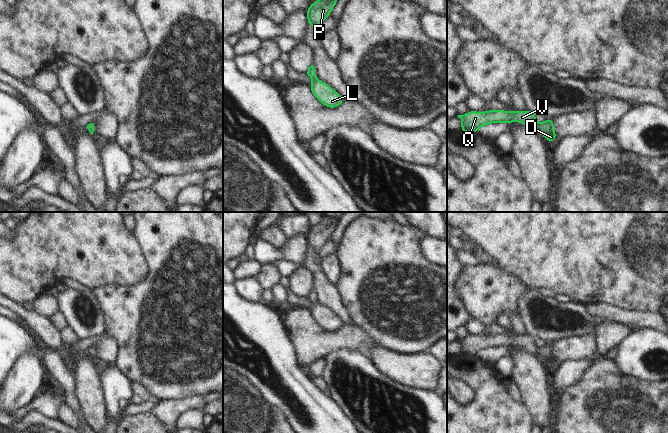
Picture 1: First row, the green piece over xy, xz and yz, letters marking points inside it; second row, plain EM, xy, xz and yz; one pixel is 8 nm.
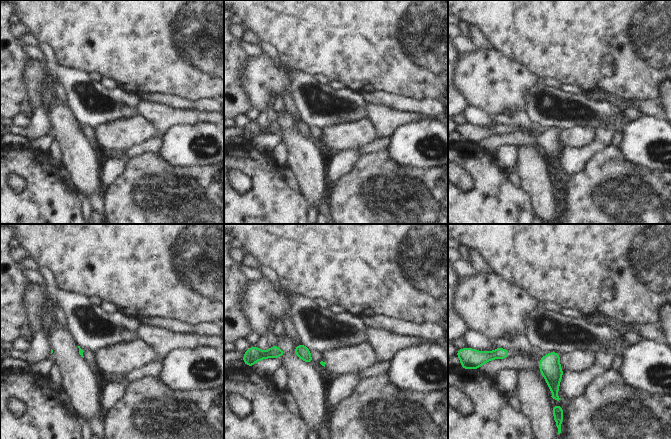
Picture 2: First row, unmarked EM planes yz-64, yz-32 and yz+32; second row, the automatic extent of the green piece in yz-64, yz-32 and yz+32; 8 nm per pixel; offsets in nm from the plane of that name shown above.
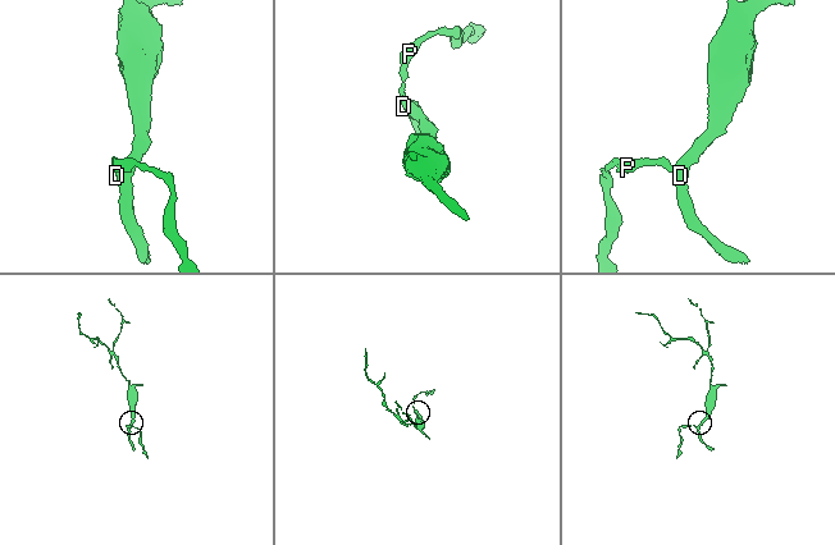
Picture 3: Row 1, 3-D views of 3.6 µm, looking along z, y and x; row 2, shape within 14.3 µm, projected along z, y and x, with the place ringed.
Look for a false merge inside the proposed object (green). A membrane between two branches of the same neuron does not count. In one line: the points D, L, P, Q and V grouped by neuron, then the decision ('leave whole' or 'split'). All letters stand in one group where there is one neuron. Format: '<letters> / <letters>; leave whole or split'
D L P Q V; leave whole

